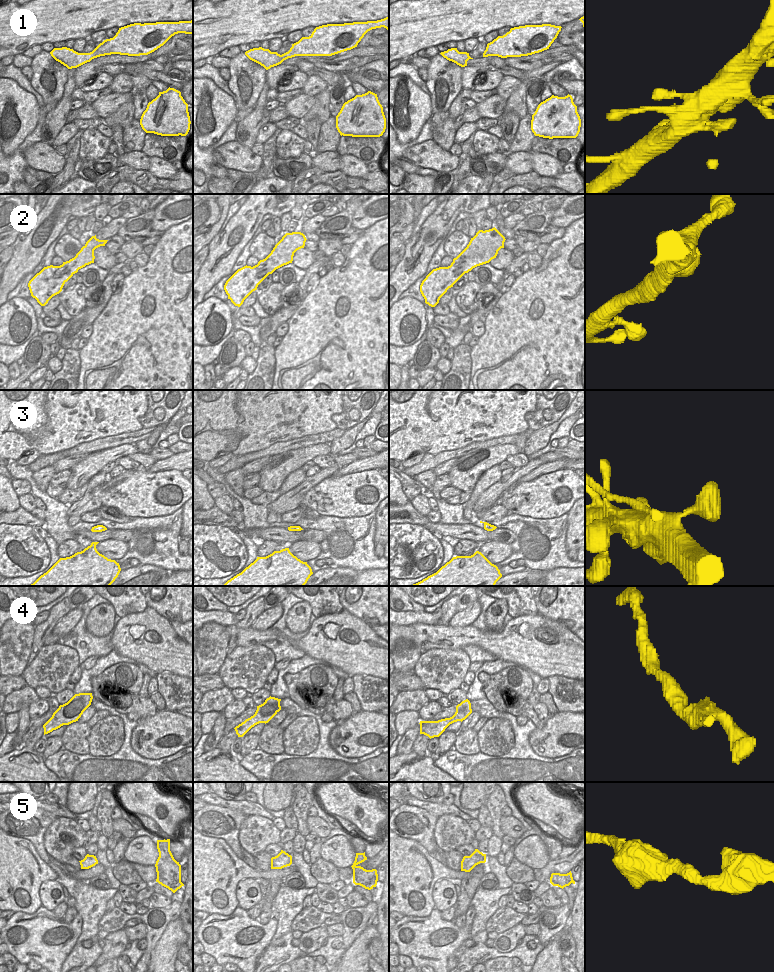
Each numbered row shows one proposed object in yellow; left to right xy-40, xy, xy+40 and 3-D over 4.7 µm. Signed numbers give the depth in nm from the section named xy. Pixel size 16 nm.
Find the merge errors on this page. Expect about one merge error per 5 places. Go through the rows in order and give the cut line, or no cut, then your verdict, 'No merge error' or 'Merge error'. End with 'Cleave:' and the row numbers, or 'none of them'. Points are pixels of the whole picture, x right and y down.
1: No split. No merge error
2: No split. No merge error
3: No split. No merge error
4: No split. No merge error
5: No split. No merge error
Cleave: none of them

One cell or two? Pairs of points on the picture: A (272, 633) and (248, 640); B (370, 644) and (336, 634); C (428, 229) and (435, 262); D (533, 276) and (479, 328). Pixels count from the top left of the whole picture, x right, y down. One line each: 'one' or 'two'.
A: one
B: one
C: two
D: two

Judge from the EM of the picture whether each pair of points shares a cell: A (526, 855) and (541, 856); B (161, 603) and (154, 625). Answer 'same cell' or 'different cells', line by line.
A: same cell
B: different cells

